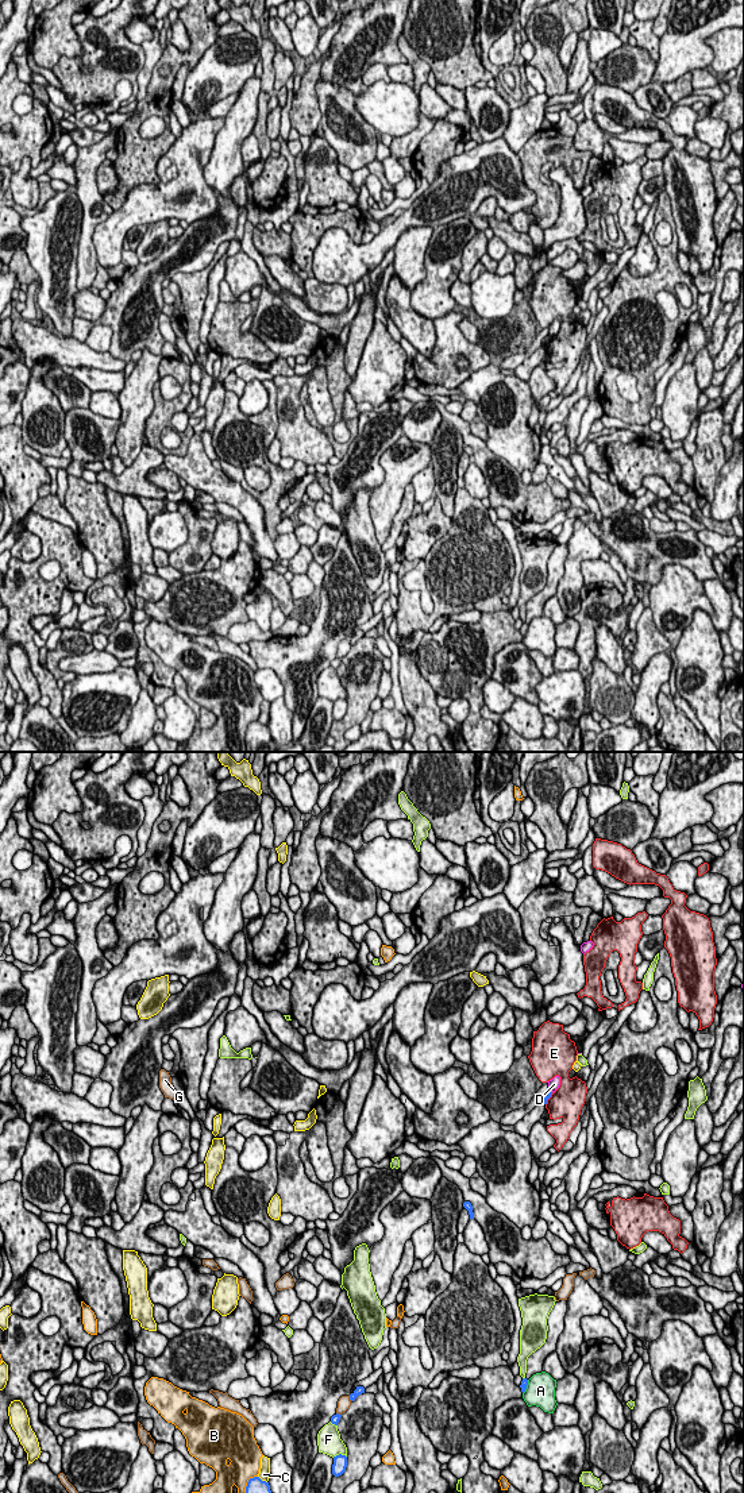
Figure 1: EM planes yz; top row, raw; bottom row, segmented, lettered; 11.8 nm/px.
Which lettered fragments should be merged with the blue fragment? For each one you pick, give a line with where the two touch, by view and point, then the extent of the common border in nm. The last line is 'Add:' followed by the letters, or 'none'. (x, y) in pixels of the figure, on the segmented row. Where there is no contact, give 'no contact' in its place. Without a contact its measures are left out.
Add: none

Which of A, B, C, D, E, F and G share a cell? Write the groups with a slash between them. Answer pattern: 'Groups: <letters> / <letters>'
Groups: A / B / C / D / E / F / G

